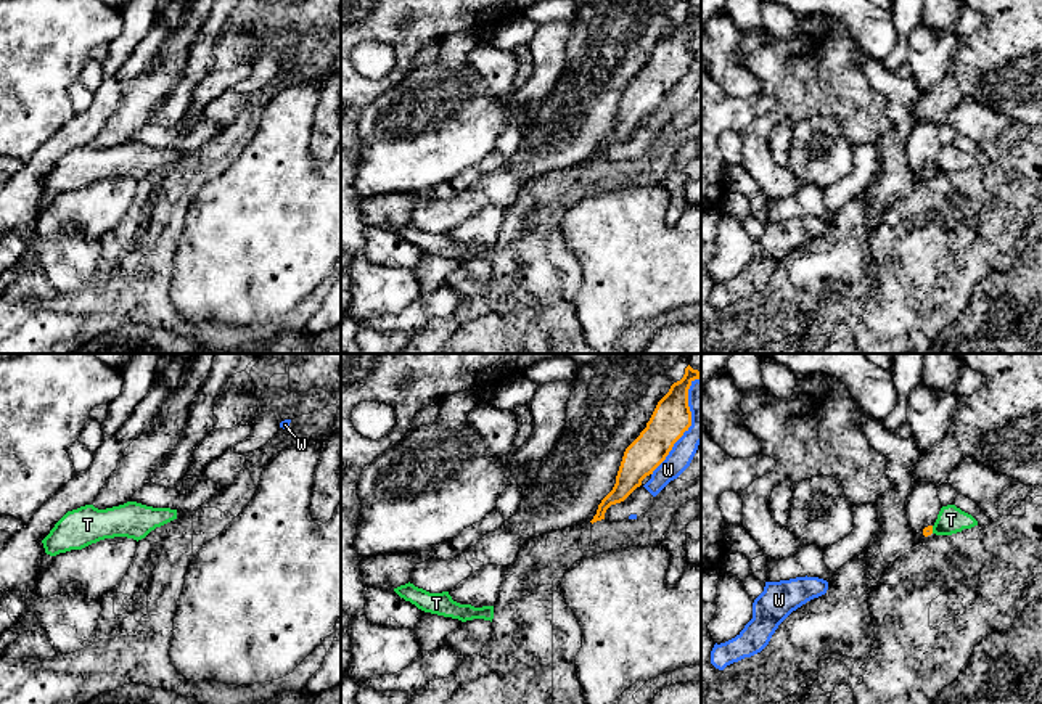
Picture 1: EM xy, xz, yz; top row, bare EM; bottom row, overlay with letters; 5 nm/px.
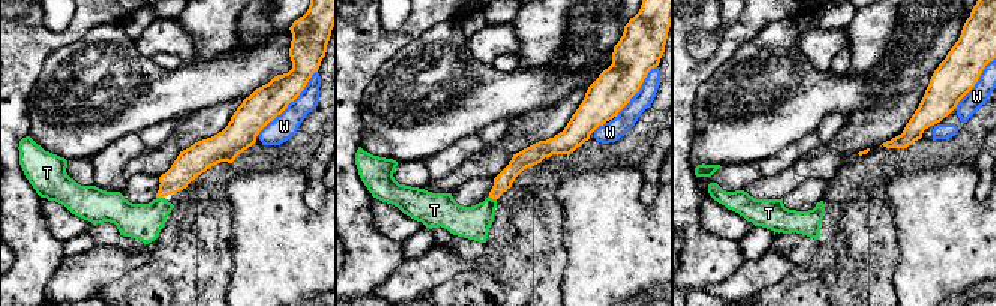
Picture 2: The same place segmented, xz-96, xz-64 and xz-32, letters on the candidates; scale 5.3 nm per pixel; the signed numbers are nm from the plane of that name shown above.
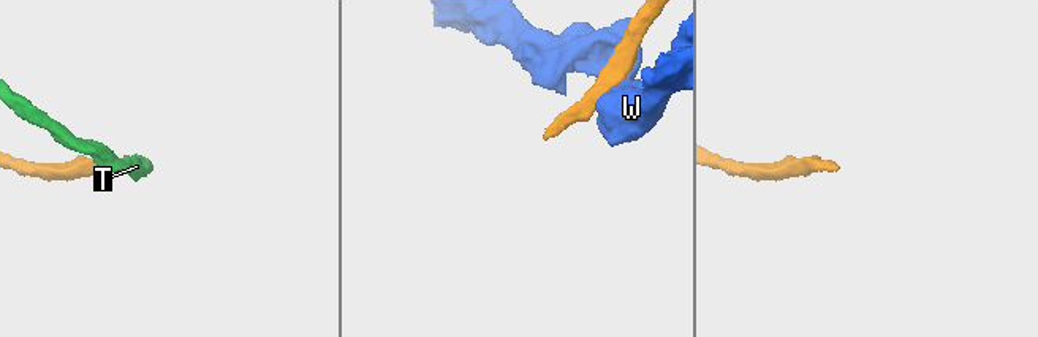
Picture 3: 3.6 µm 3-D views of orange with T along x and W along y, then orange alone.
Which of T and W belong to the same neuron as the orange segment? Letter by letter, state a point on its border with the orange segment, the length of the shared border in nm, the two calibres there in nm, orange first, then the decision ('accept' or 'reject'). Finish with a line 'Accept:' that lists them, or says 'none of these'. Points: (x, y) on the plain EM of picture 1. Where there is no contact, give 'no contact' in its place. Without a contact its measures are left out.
T: yz (931, 169) | 40 nm | 50/140 nm | accept
W: xz (690, 65) | 550 nm | 190/130 nm | reject
Accept: T

